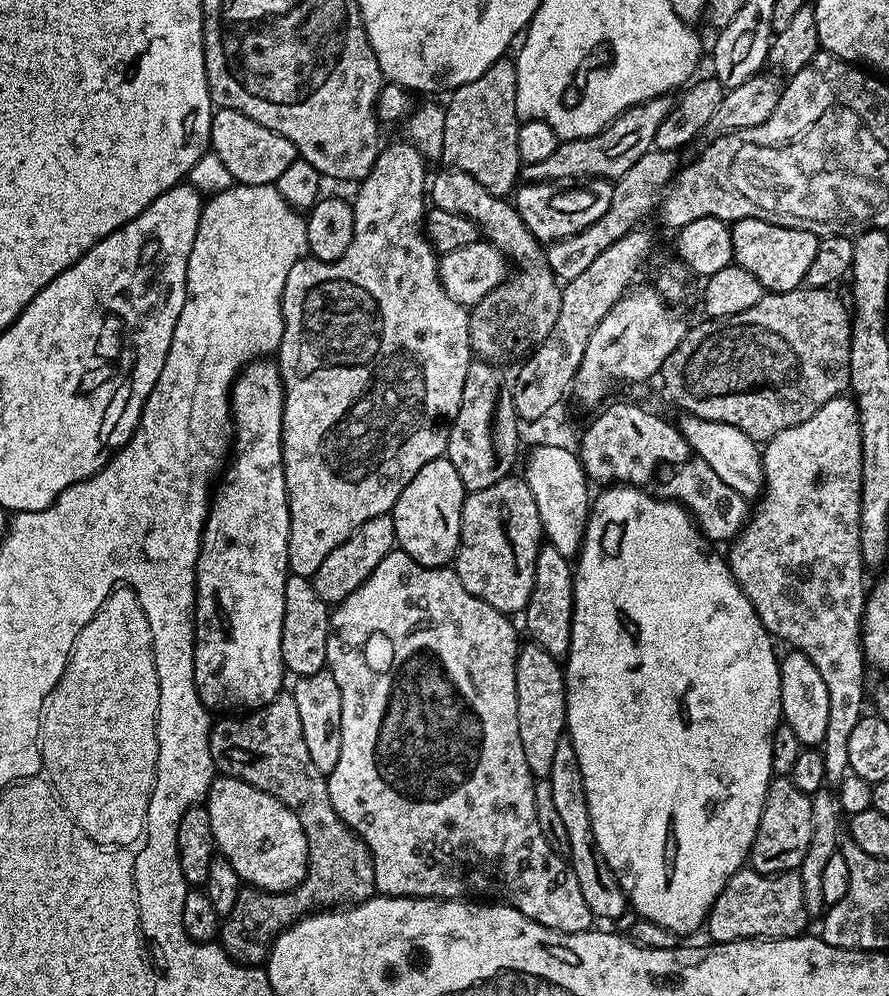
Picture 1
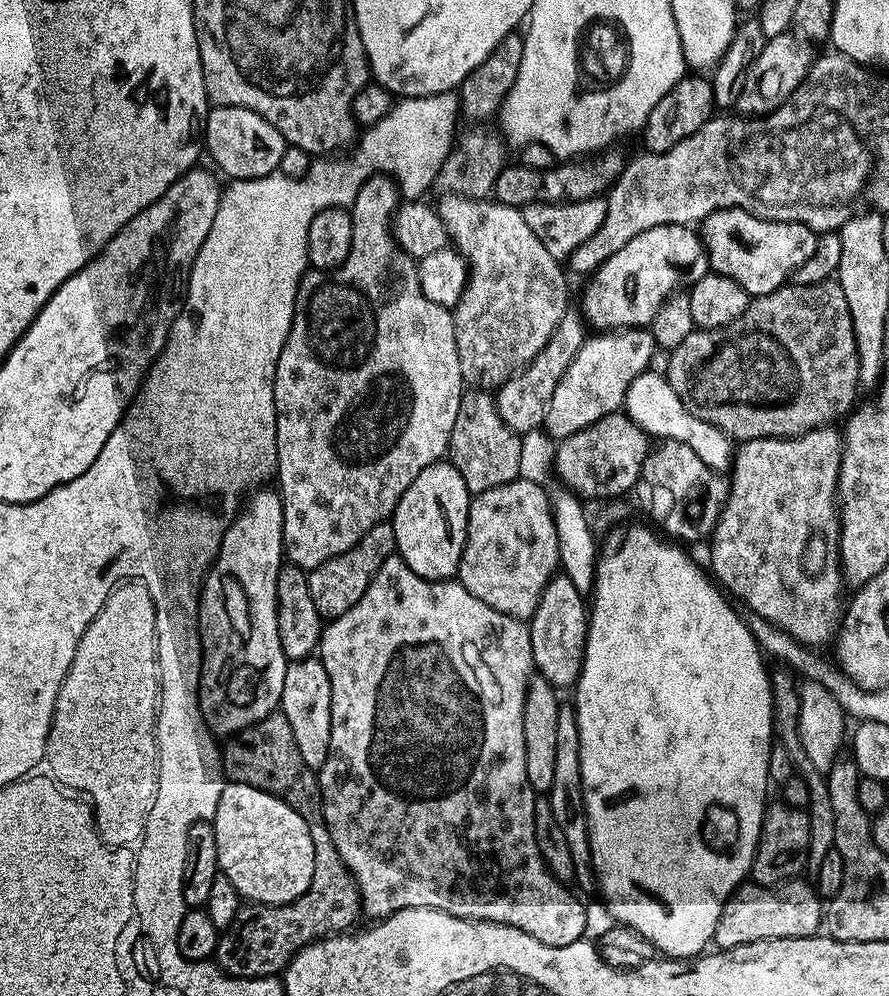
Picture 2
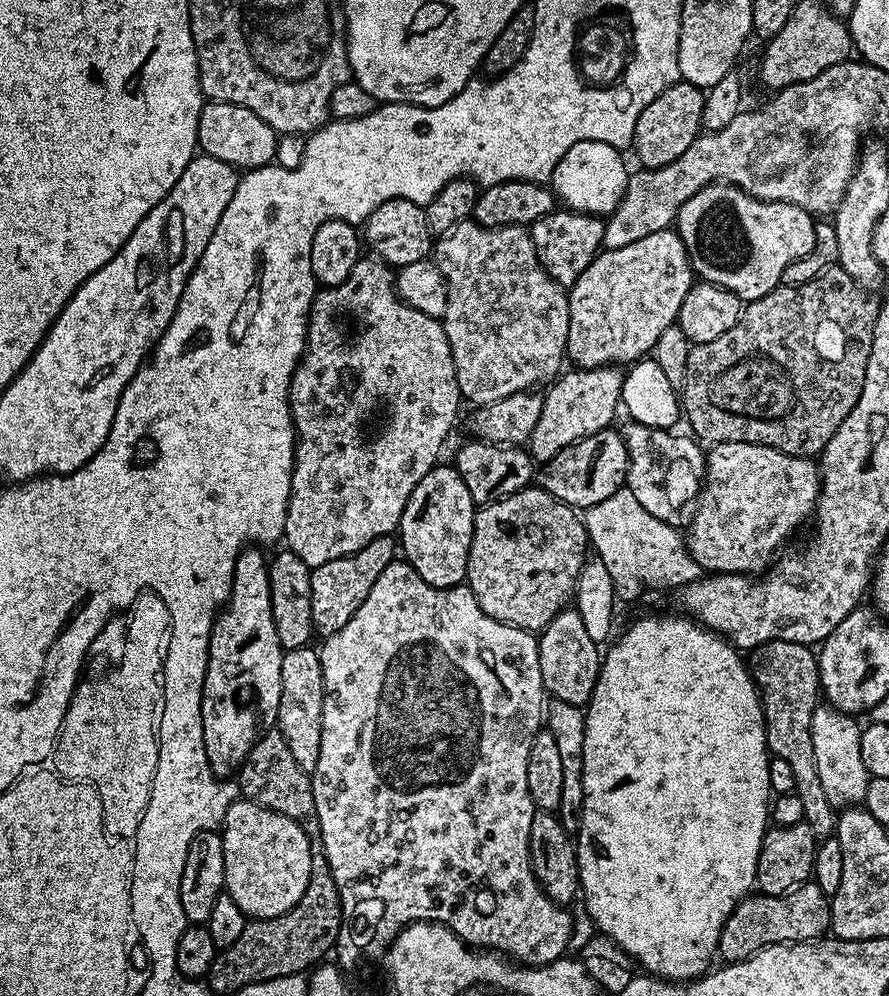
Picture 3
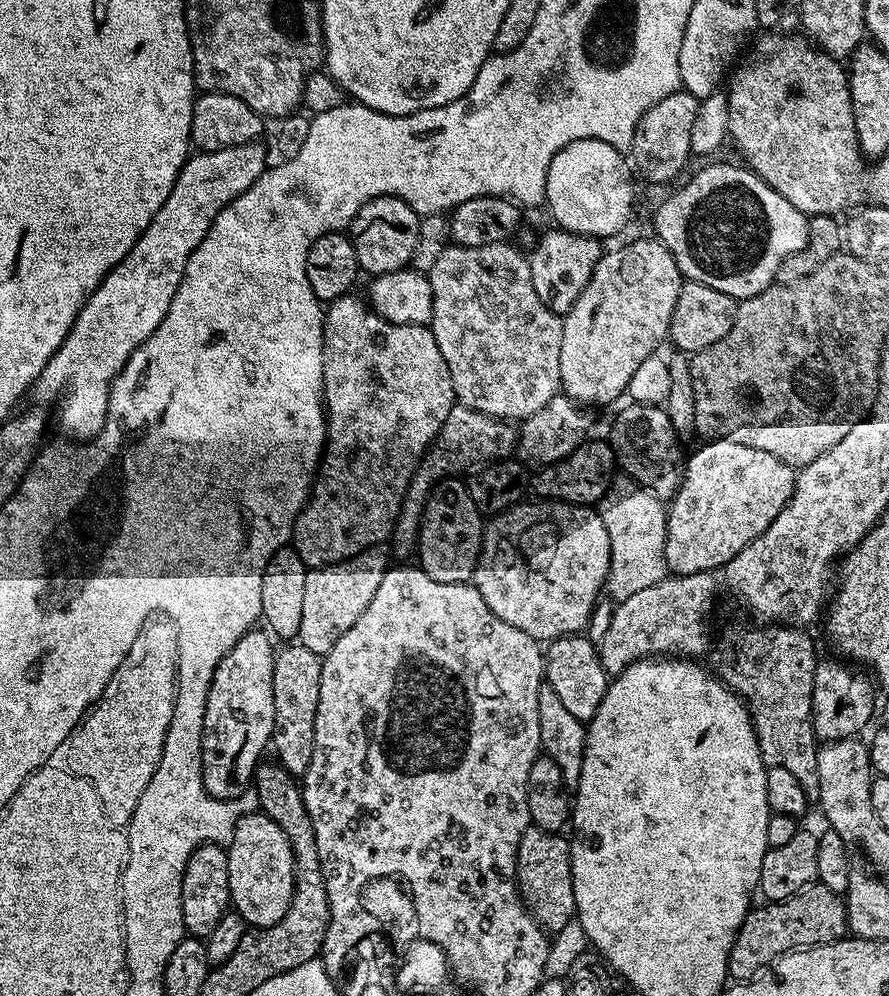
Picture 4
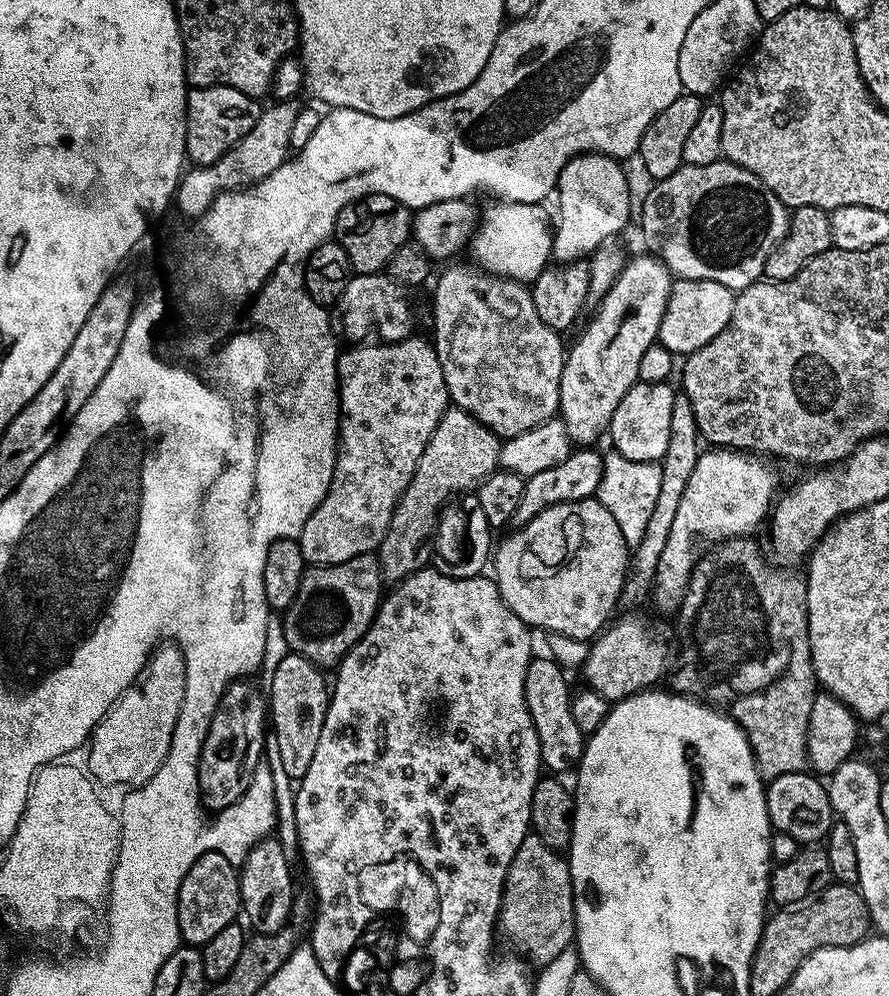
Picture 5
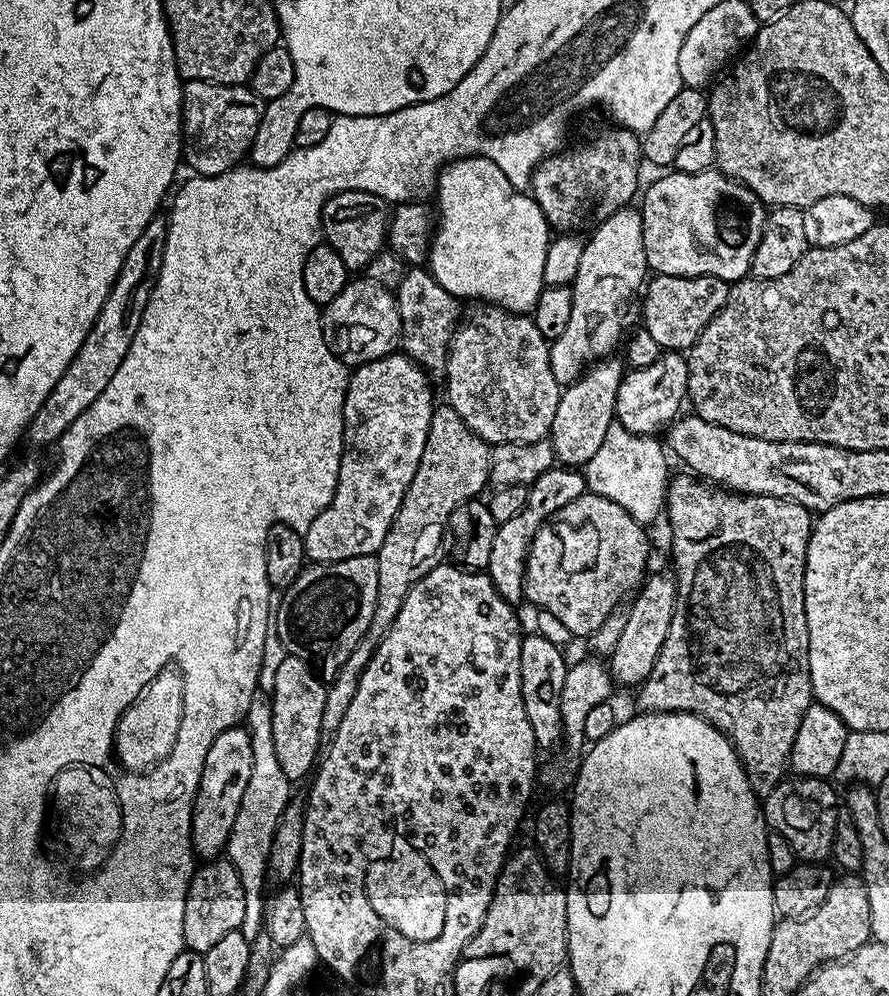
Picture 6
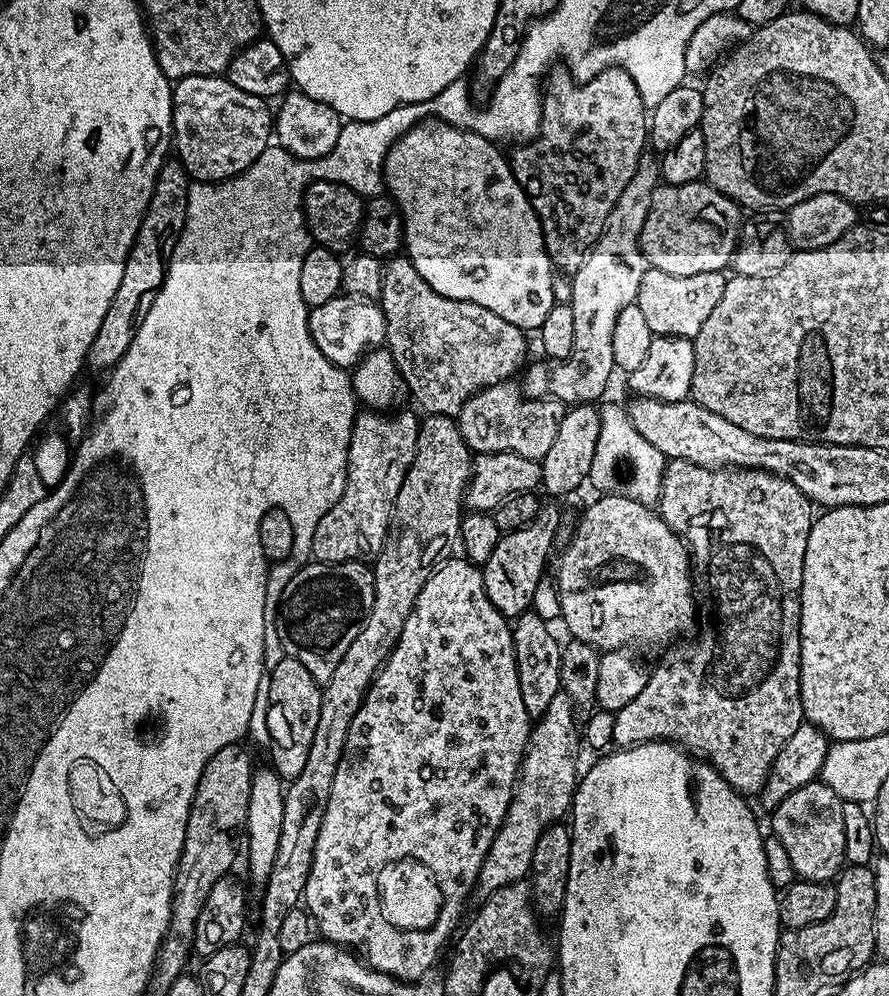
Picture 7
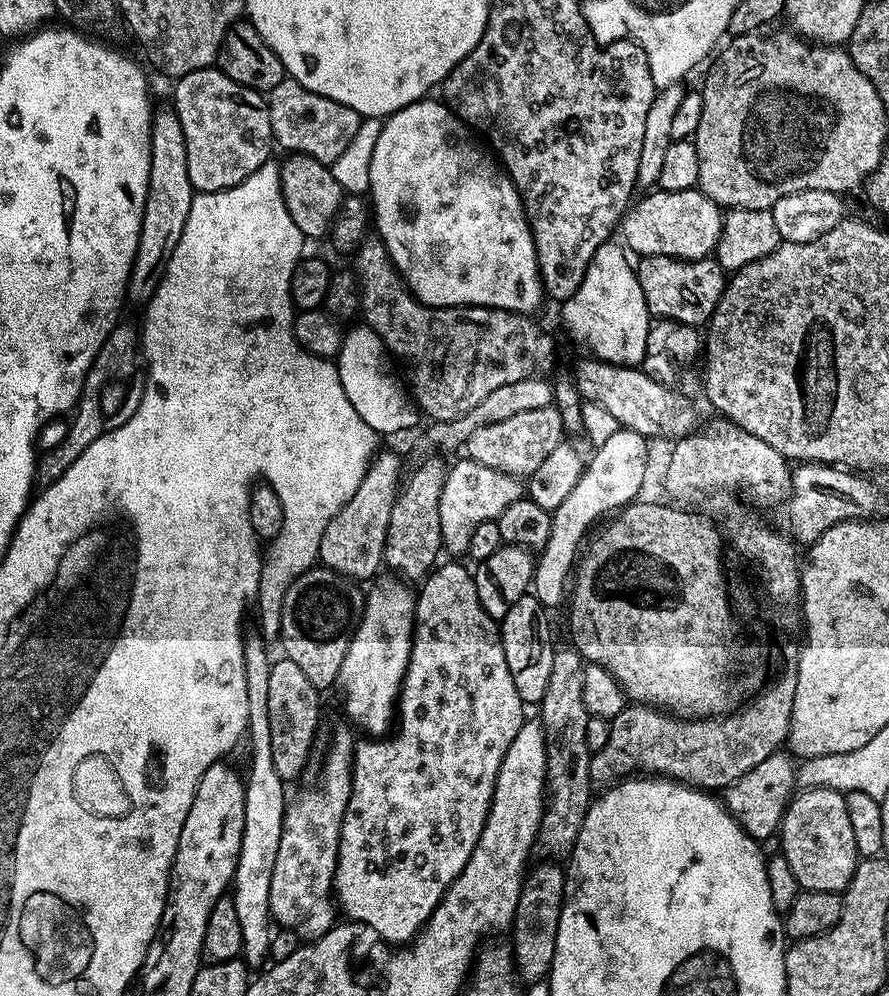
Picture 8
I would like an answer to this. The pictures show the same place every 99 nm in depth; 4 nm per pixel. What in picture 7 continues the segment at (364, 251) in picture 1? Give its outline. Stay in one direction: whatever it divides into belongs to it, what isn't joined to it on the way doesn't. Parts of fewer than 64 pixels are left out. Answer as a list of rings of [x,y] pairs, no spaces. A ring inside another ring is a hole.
[[[364,410],[357,415],[348,443],[348,473],[344,489],[338,502],[334,502],[334,506],[322,514],[318,530],[314,530],[313,561],[322,564],[363,561],[384,544],[392,507],[416,453],[420,420],[417,413],[412,412],[384,416],[388,414],[380,410]]]

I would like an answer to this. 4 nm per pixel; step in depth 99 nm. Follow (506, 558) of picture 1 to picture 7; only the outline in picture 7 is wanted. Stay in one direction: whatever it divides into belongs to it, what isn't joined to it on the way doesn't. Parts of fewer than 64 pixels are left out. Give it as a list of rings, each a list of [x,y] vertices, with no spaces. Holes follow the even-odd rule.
[[[604,494],[596,500],[580,516],[580,521],[576,524],[576,537],[569,542],[564,548],[564,553],[560,556],[560,561],[556,564],[556,576],[554,583],[556,593],[560,599],[560,614],[562,624],[568,627],[568,636],[573,640],[581,640],[587,644],[593,644],[601,650],[611,650],[614,648],[631,649],[632,644],[666,644],[671,645],[675,636],[680,636],[692,624],[696,612],[698,616],[698,600],[694,595],[694,569],[692,558],[688,551],[687,544],[682,537],[674,531],[668,523],[661,518],[651,507],[644,505],[642,502],[632,500],[627,494],[614,496],[615,494]]]

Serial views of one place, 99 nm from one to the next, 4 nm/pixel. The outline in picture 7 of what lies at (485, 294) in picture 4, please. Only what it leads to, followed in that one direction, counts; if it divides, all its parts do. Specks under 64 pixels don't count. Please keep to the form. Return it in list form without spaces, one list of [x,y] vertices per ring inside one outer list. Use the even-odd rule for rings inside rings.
[[[511,379],[502,380],[473,394],[460,411],[460,433],[473,453],[509,452],[541,461],[554,443],[554,434],[558,434],[566,405],[561,400],[530,400],[524,395],[521,385],[514,383]]]

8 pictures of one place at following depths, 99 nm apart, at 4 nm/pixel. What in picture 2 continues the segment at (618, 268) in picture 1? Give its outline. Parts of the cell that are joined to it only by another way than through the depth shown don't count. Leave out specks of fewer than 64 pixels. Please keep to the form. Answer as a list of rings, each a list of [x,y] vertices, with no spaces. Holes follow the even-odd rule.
[[[575,310],[565,312],[554,334],[550,334],[550,342],[546,342],[546,346],[518,375],[510,377],[505,384],[495,389],[498,414],[502,422],[510,426],[510,430],[527,434],[543,425],[550,398],[554,398],[554,390],[558,387],[558,382],[562,382],[562,374],[570,370],[570,362],[574,362],[578,350],[582,350],[585,339],[586,321],[583,315]]]

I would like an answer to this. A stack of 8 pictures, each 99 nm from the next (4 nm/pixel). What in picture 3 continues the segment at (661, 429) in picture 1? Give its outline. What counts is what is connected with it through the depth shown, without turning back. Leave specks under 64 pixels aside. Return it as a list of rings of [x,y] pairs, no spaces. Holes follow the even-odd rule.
[[[615,427],[604,428],[598,434],[590,434],[566,446],[554,454],[554,458],[543,461],[538,468],[538,487],[577,510],[604,502],[615,491],[625,487],[627,478],[626,442]]]

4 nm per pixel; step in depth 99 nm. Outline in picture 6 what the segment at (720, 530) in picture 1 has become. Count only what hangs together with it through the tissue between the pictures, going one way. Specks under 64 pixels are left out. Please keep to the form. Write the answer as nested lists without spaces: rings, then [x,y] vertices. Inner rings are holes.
[[[668,350],[658,357],[654,362],[650,362],[650,366],[642,366],[641,368],[633,368],[631,370],[625,371],[622,382],[618,386],[618,398],[616,399],[616,419],[615,421],[621,424],[626,430],[636,436],[646,436],[651,437],[653,434],[656,434],[661,428],[661,430],[667,429],[671,425],[672,421],[677,419],[681,415],[682,409],[680,407],[685,407],[686,397],[688,395],[688,361],[679,351]]]

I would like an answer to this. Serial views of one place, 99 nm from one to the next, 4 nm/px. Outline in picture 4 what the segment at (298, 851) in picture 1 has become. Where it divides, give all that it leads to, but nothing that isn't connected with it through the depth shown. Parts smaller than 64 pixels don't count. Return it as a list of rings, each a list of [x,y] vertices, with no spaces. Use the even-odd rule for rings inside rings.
[[[241,816],[226,851],[230,870],[231,907],[251,927],[274,926],[274,922],[286,914],[294,890],[294,858],[292,844],[286,834],[282,834],[278,822],[269,816]]]

